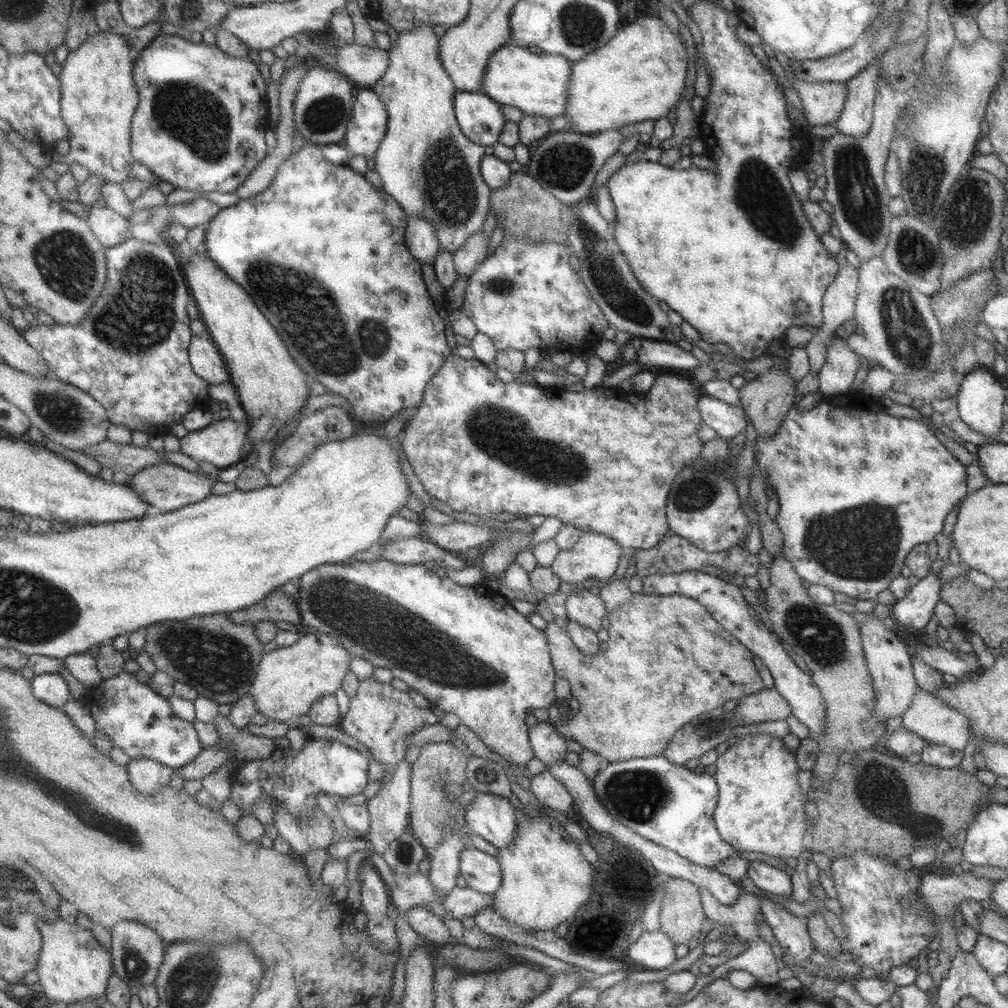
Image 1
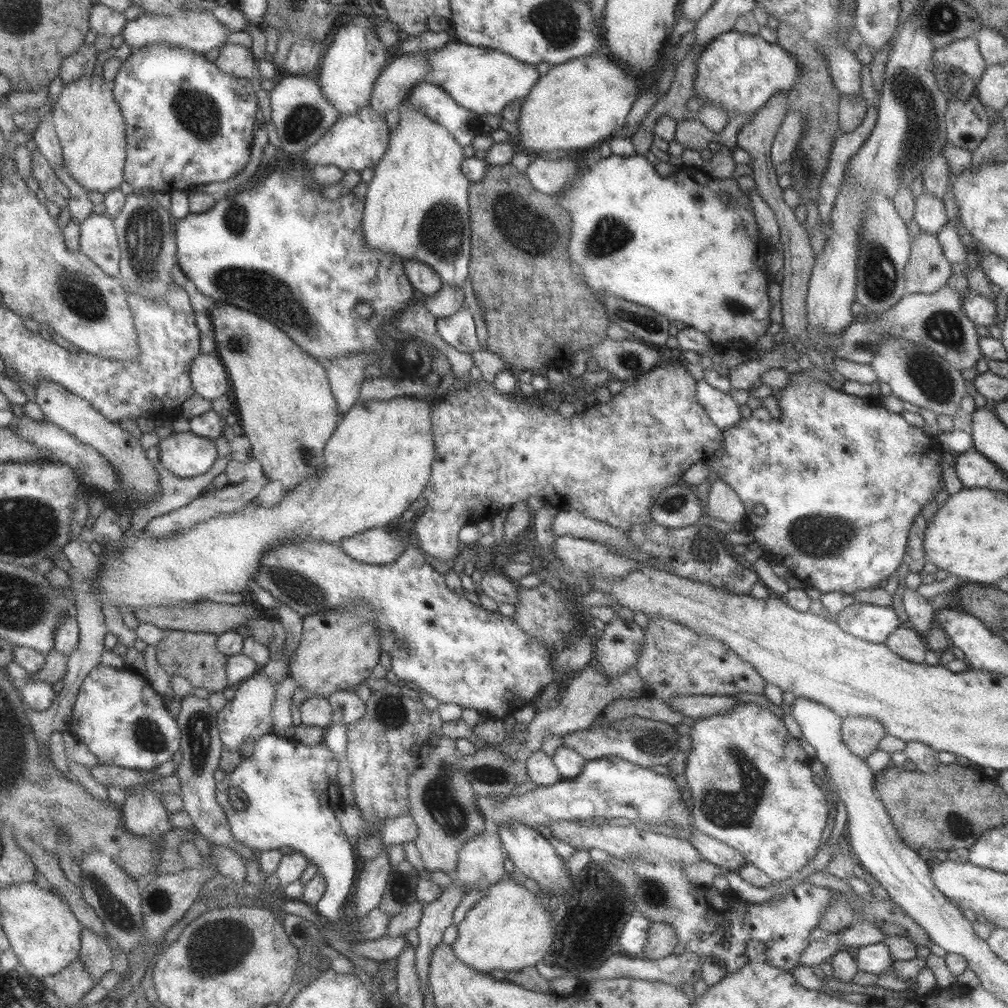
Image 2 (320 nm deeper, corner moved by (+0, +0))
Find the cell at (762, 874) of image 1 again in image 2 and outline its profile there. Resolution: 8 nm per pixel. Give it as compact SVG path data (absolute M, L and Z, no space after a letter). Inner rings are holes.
M691 825L688 828L691 830L689 843L701 855L701 859L717 866L722 872L735 872L741 868L741 864L745 864L745 858L733 848L726 846L723 842L705 836L705 834L701 834L701 832L695 830Z

